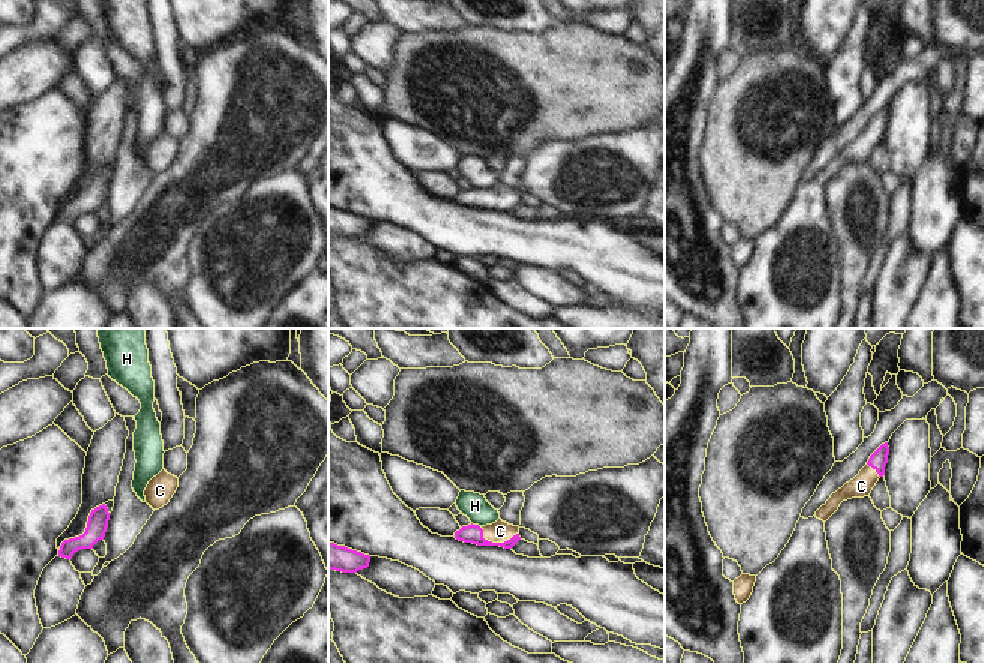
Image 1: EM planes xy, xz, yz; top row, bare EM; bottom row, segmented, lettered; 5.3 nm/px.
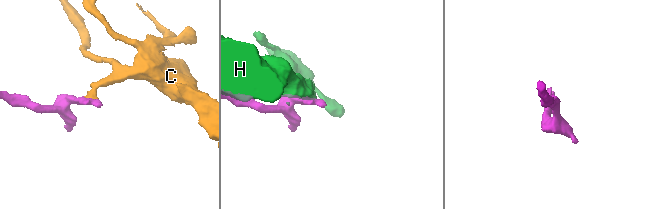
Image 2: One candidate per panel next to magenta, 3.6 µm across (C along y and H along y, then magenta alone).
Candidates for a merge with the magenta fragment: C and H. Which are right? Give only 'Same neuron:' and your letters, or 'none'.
Same neuron: C

